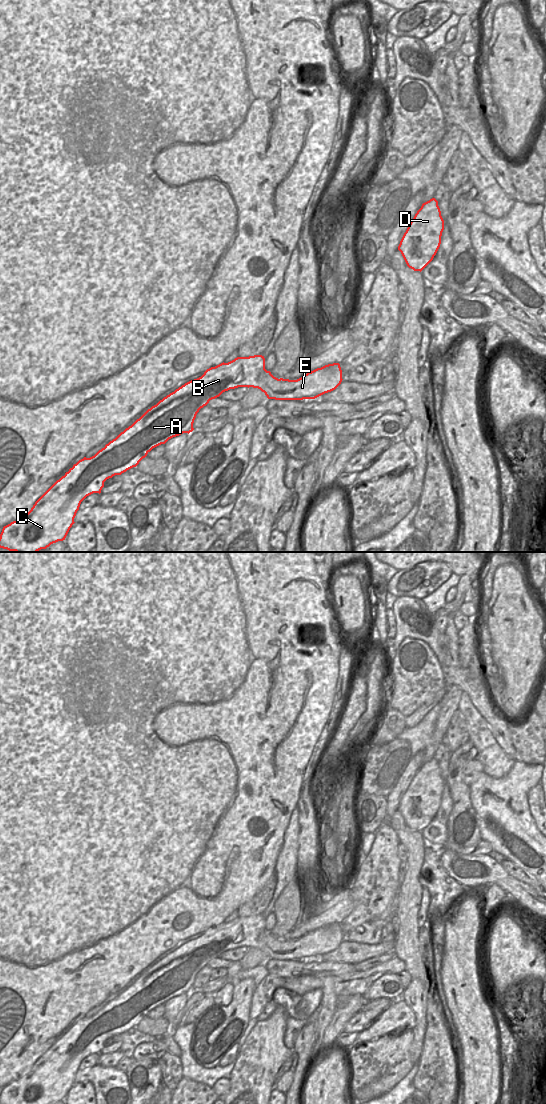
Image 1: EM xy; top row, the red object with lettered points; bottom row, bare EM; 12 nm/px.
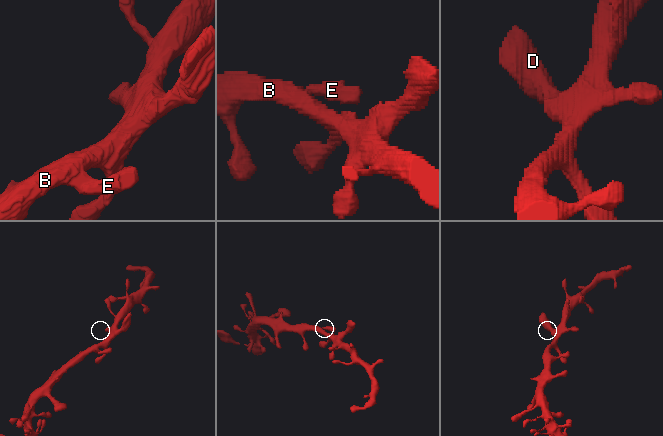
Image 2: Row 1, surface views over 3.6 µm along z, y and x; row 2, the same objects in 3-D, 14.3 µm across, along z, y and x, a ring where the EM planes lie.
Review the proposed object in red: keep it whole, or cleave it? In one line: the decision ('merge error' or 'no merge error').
no merge error

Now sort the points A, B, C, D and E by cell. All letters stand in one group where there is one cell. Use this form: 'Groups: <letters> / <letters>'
Groups: A B C D E.

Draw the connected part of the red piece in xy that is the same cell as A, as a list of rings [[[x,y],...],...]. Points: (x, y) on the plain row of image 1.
[[[262,915],[237,917],[228,923],[223,922],[211,927],[201,937],[185,943],[148,969],[94,1016],[84,1017],[74,1024],[35,1062],[27,1074],[3,1087],[0,1104],[53,1104],[65,1100],[75,1083],[74,1078],[80,1064],[87,1056],[100,1054],[107,1039],[136,1027],[153,1008],[165,1004],[173,997],[192,992],[199,970],[225,951],[238,947],[253,947],[264,952],[268,959],[315,959],[335,950],[342,940],[339,923],[317,928],[297,940],[278,939],[265,929],[265,918]]]

